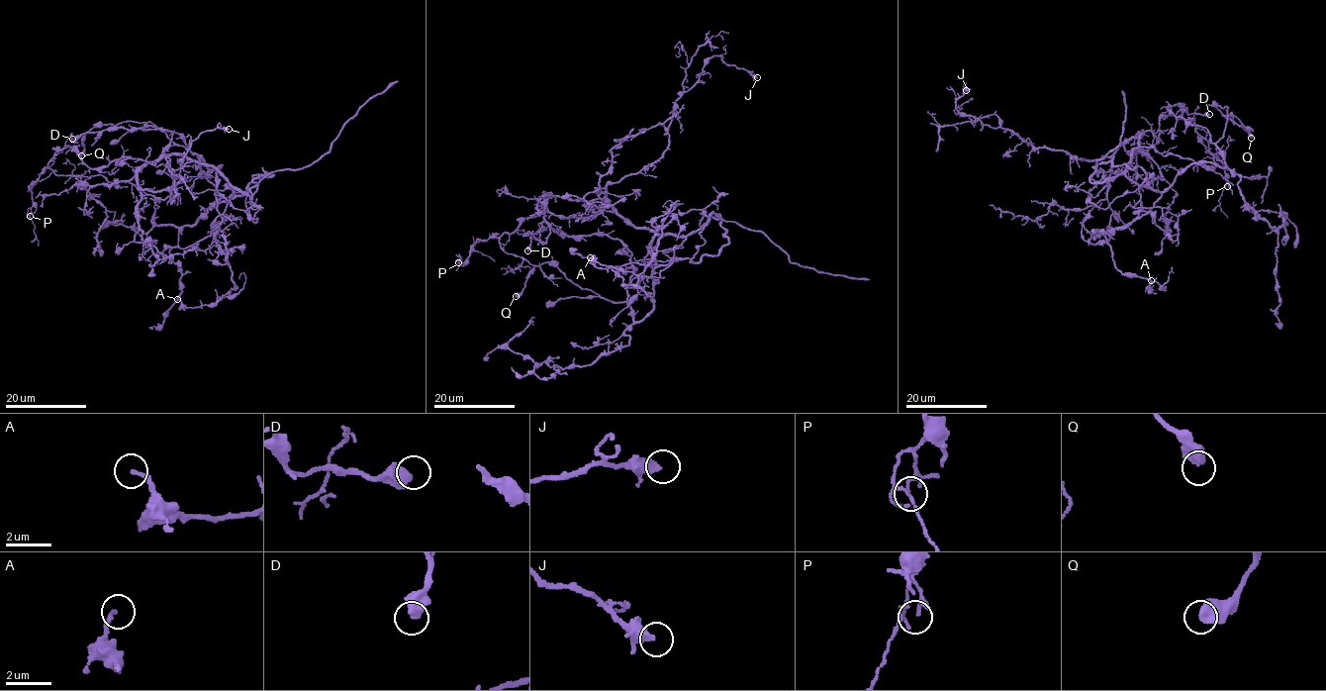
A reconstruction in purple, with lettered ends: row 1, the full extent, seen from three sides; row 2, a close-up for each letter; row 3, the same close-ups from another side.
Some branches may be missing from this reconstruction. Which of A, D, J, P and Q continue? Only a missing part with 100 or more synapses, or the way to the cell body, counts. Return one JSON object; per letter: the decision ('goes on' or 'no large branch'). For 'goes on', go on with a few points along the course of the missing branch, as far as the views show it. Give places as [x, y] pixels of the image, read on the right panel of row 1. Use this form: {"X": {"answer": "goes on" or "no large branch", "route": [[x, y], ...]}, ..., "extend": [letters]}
{"A": {"answer": "no large branch"}, "D": {"answer": "no large branch"}, "J": {"answer": "no large branch"}, "P": {"answer": "no large branch"}, "Q": {"answer": "no large branch"}, "extend": []}

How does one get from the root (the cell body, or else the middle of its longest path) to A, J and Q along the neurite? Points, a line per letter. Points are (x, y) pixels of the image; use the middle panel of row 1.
A: (675, 248), (663, 251), (649, 248), (654, 236), (664, 225), (656, 254), (638, 274), (601, 265), (590, 257)
J: (675, 248), (685, 238), (635, 228), (609, 203), (607, 186), (661, 155), (676, 100), (712, 55), (757, 77)
Q: (675, 248), (649, 248), (653, 310), (637, 322), (625, 302), (580, 288), (549, 262), (516, 296)

